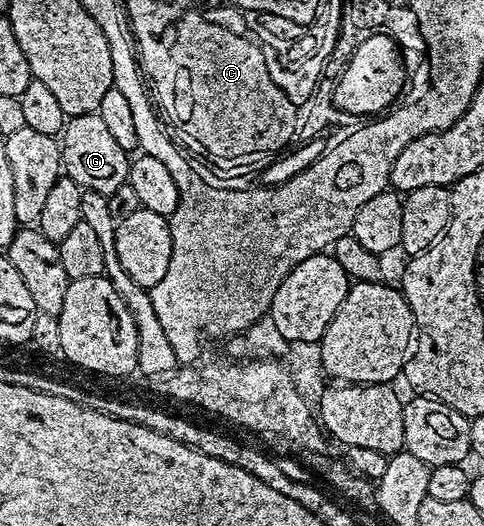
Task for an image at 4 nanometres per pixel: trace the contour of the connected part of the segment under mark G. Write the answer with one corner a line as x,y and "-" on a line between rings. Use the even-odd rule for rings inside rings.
98,112
67,119
62,131
62,170
80,185
81,191
113,194
120,185
127,183
129,165
129,151
118,148
118,143
114,136
110,136
110,131

